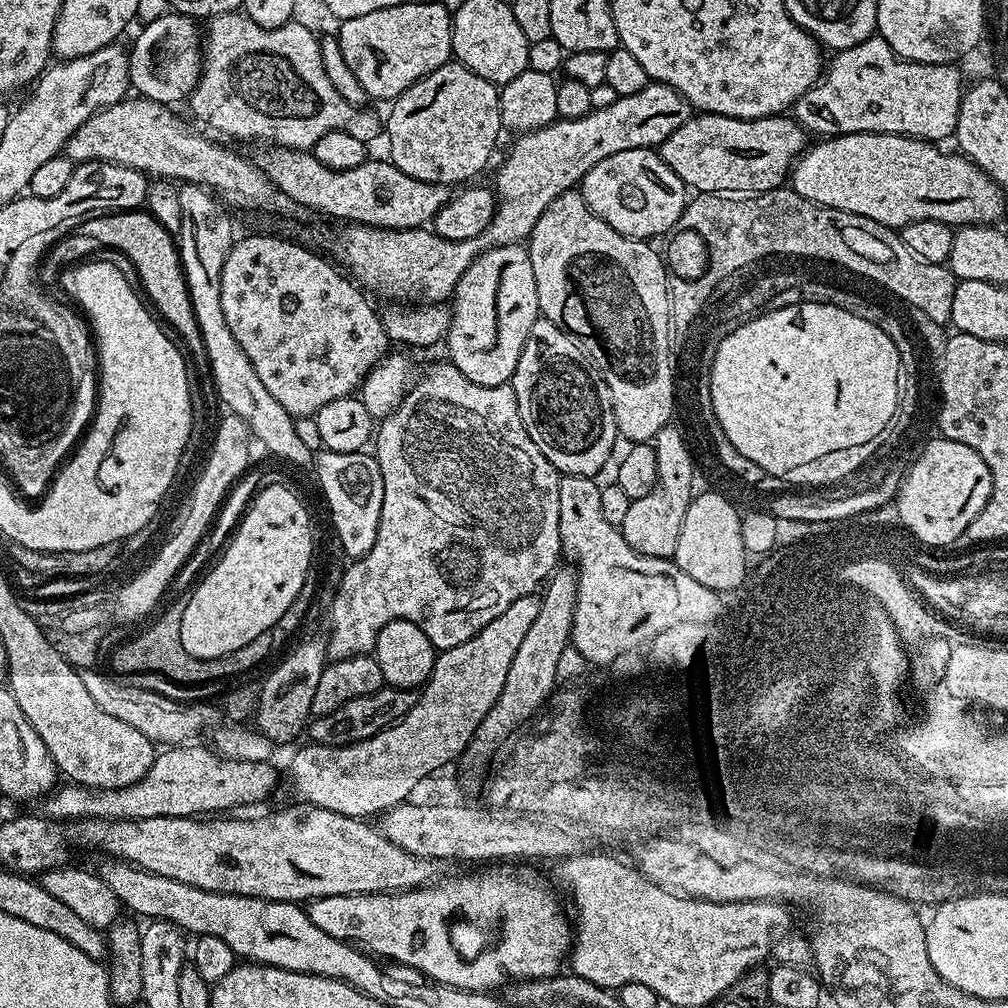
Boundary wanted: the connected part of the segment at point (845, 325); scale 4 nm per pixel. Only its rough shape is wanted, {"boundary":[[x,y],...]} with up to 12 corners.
{"boundary":[[841,308],[762,313],[709,374],[772,470],[884,432],[901,353]]}

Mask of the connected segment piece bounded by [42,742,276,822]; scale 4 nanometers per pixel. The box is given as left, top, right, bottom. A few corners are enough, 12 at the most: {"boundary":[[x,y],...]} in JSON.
{"boundary":[[168,746],[136,784],[71,782],[50,820],[203,817],[260,804],[269,761]]}

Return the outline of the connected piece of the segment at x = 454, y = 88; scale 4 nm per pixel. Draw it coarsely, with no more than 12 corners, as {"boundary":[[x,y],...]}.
{"boundary":[[446,63],[391,101],[387,159],[460,186],[502,133],[497,85]]}

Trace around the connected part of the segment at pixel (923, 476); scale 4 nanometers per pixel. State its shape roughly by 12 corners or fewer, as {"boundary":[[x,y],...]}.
{"boundary":[[934,436],[898,505],[952,546],[991,493],[970,446]]}

